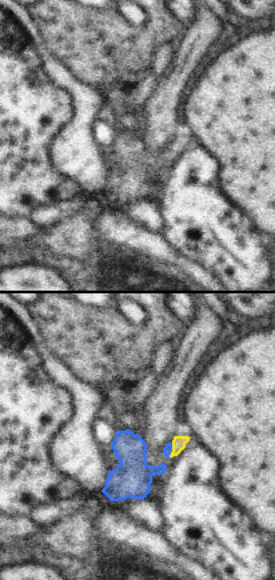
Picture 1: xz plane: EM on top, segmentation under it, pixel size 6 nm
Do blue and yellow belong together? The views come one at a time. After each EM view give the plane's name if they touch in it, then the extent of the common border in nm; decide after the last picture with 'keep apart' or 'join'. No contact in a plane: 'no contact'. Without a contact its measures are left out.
contact in xz; length 100 nm

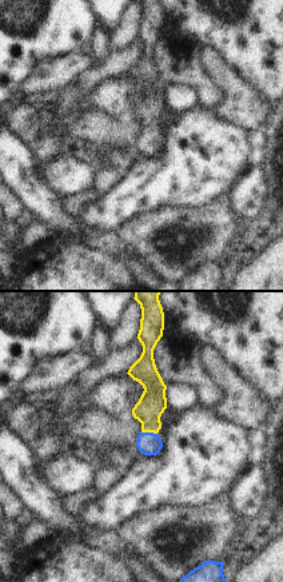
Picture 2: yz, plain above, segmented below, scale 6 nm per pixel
contact in yz; length 100 nm

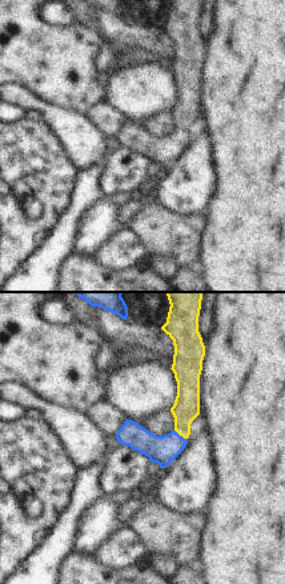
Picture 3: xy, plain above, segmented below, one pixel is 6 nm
contact in xy; length 100 nm

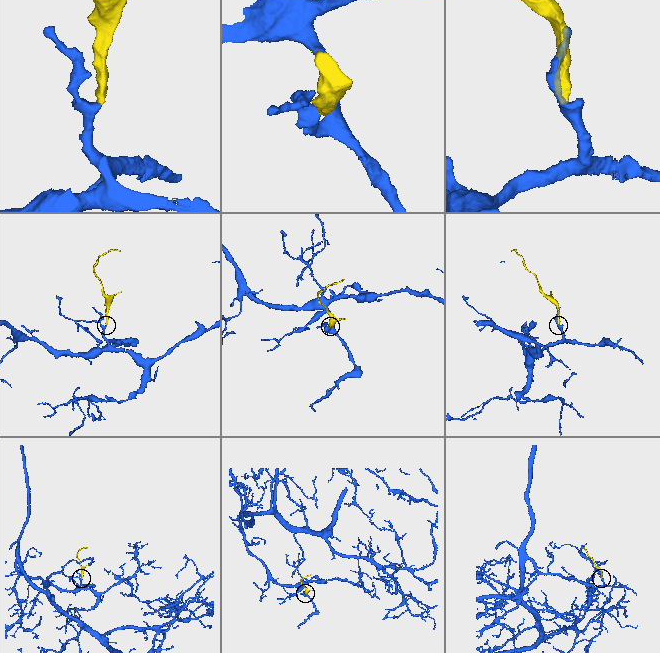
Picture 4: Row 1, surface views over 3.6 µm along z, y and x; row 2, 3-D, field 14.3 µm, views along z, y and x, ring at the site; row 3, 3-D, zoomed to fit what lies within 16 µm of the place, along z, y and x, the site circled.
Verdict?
join

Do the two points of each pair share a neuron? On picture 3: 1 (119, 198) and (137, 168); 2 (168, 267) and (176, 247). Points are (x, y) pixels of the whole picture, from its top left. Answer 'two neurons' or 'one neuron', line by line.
1: two neurons
2: two neurons

